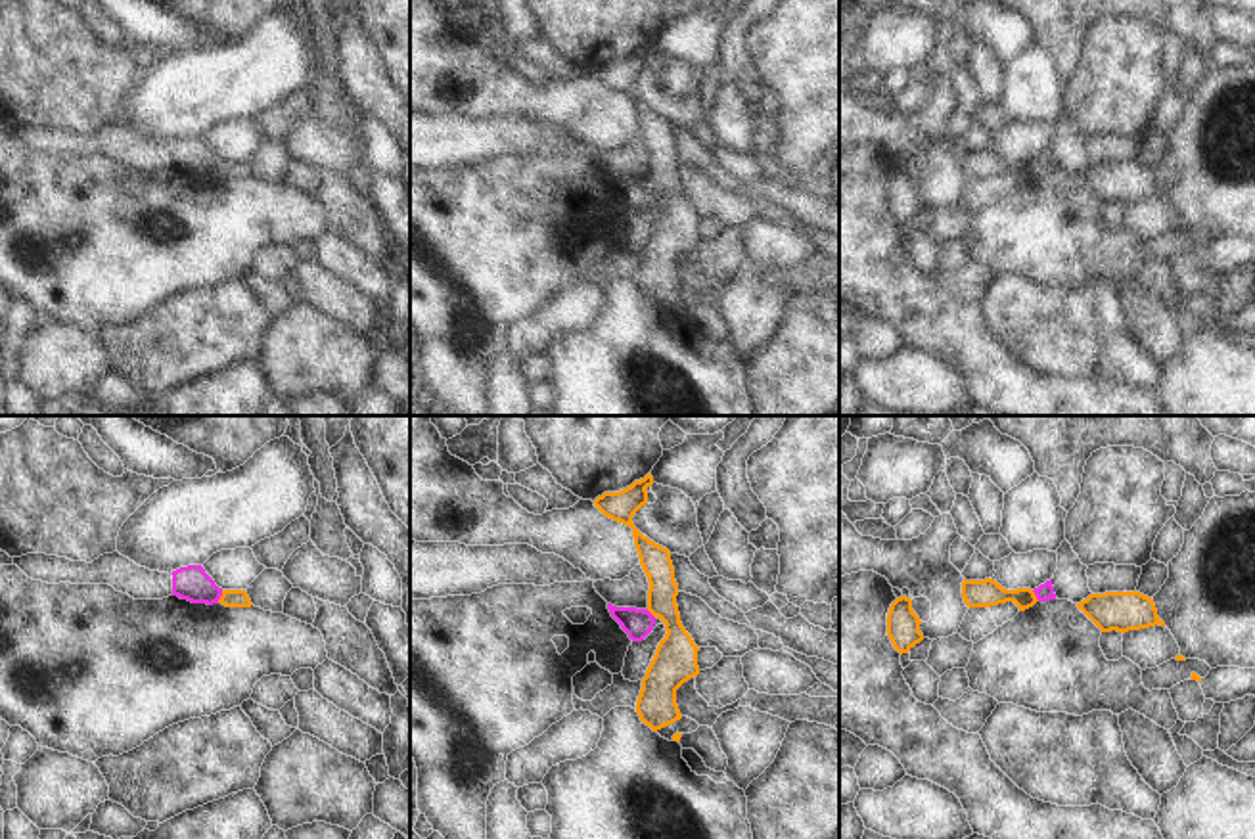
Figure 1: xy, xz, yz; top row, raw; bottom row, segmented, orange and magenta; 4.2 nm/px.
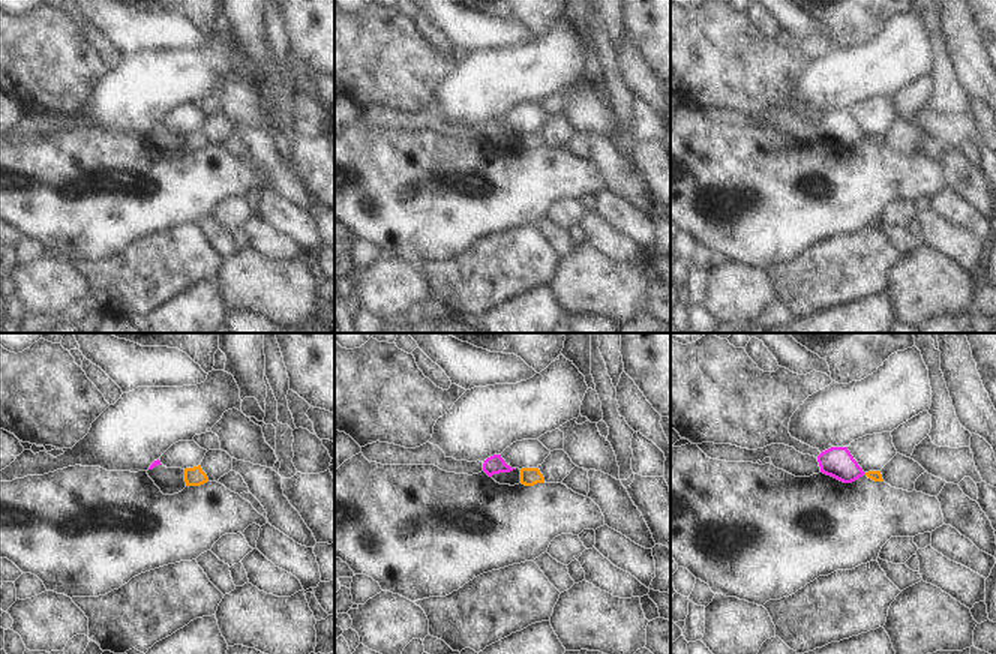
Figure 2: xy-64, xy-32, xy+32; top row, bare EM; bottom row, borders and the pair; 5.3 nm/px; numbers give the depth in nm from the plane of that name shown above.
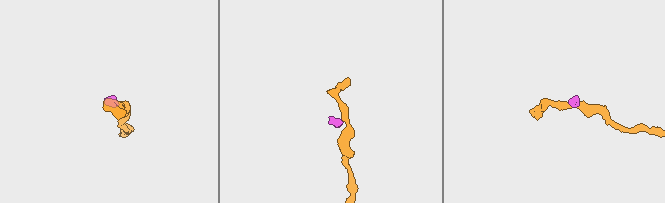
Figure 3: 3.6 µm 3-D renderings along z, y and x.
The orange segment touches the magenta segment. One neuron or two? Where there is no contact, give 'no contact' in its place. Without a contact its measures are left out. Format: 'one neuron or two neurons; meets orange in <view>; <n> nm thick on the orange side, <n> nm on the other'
one neuron; meets orange in xy; 80 nm thick on the orange side, 150 nm on the other

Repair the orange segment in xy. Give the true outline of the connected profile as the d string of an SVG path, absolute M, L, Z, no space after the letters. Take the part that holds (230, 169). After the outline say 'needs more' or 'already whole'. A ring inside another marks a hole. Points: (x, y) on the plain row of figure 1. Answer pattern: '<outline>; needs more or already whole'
M119 123L103 125L92 134L46 125L27 125L13 128L13 136L33 151L48 155L109 155L134 170L178 167L192 174L222 174L226 178L253 176L245 161L218 159L201 136L180 138L169 146L140 138Z; needs more

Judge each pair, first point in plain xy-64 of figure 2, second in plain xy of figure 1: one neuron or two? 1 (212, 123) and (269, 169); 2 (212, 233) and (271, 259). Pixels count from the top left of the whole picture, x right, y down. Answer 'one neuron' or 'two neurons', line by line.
1: one neuron
2: two neurons

